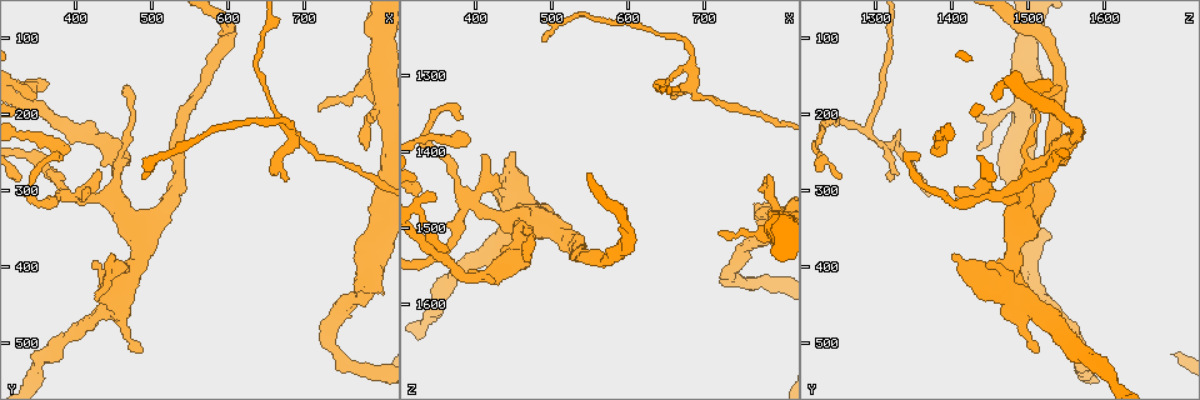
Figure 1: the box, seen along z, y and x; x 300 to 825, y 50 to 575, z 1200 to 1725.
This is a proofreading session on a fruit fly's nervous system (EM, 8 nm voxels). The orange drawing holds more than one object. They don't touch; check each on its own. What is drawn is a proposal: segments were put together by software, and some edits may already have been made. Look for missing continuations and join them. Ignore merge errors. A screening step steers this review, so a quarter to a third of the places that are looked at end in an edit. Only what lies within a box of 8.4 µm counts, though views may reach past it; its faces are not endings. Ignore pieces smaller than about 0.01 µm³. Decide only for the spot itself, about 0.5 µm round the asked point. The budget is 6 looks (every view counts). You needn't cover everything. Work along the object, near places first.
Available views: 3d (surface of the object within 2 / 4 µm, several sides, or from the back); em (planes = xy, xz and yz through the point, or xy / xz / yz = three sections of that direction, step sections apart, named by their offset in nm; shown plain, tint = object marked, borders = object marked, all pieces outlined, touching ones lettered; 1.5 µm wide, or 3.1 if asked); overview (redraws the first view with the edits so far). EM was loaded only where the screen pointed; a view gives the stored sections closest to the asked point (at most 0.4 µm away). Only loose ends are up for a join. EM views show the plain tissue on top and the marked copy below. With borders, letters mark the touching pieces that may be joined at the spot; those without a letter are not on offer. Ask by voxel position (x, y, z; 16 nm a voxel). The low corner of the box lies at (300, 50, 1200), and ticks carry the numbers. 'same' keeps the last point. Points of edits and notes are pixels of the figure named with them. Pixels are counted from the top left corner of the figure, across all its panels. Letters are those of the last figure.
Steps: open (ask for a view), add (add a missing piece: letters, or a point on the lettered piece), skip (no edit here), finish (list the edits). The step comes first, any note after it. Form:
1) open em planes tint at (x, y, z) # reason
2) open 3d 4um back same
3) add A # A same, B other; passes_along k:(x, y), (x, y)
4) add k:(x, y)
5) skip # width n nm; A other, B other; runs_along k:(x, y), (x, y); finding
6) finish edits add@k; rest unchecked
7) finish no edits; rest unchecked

open 3d 4um at (465, 165, 1540) # thin end

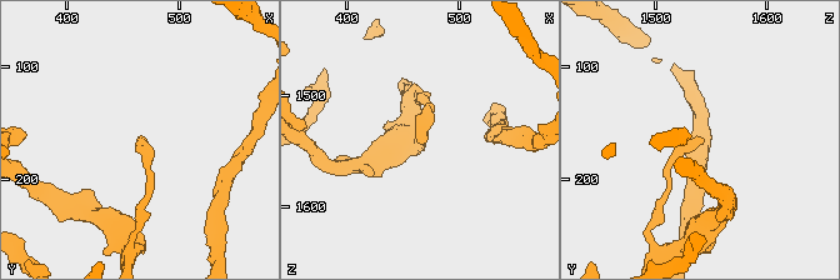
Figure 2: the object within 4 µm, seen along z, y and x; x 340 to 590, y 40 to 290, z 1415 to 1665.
open em yz step 8 tint at (468, 168, 1542)

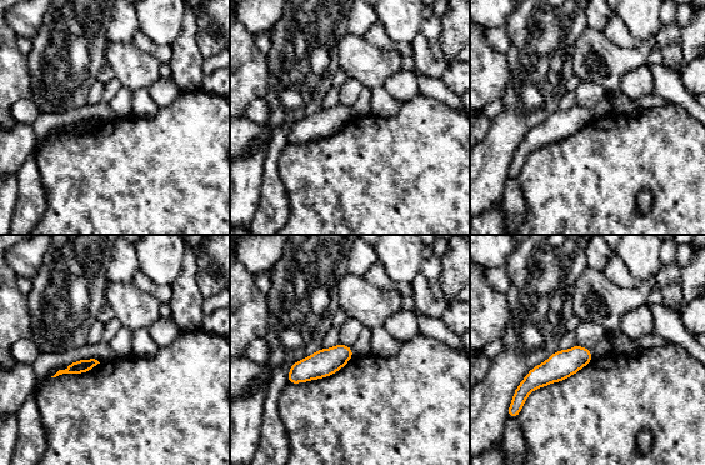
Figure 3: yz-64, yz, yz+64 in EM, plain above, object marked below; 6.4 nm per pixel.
open em planes borders same # another direction

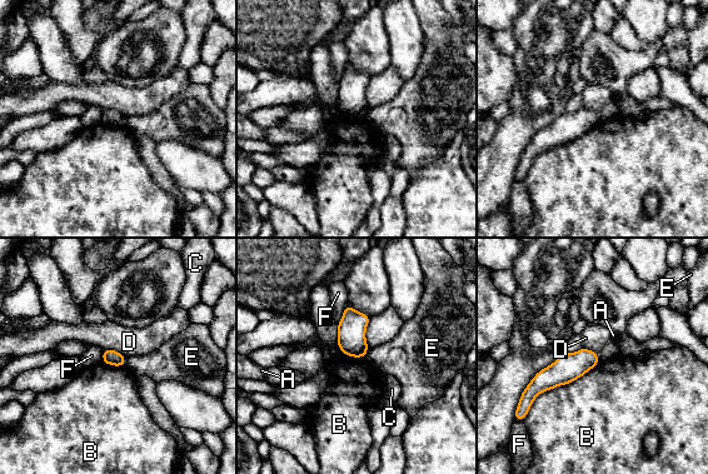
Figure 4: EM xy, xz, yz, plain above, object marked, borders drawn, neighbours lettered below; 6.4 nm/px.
skip # width 100 nm; A other, B other, C other, D other, E other, F other; runs_along 4:(594, 355), (544, 379), (528, 392); no lettered piece goes on from it

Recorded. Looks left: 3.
open 3d 2um at (485, 510, 1510) # an open end

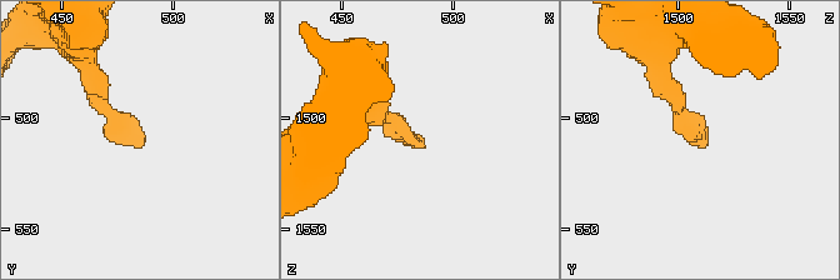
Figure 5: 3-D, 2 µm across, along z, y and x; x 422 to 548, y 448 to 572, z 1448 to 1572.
open em xy step 8 tint at (489, 511, 1513) # now the EM

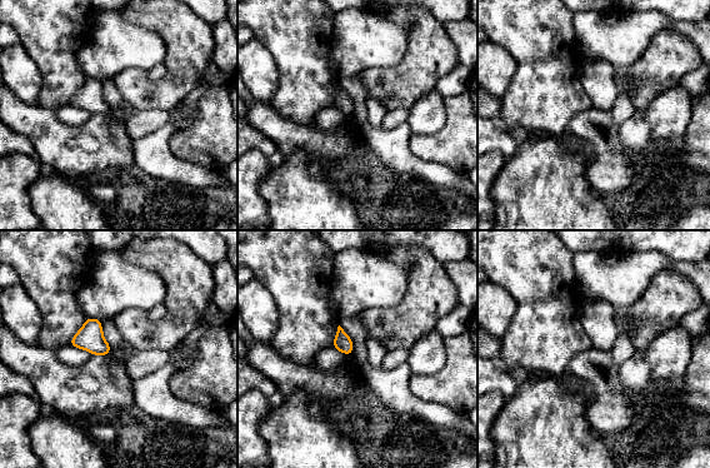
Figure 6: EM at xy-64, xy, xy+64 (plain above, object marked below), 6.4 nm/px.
open em planes borders same # cut it another way

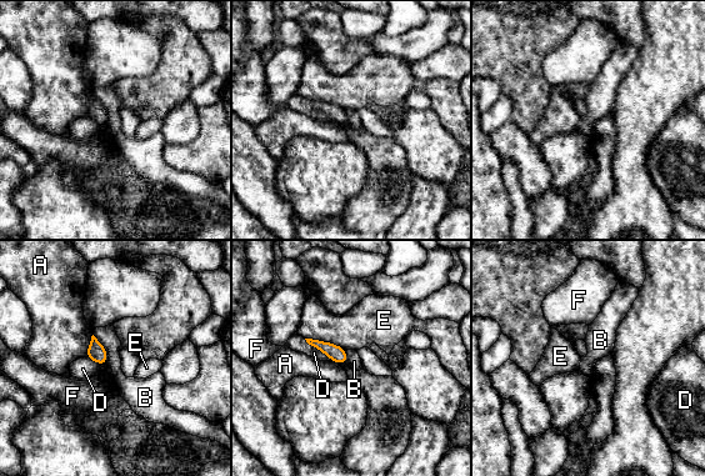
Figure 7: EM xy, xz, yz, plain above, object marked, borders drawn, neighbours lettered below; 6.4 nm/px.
skip # A other, B other, D other, E other, F other; border 7:(93, 335), (106, 352), (105, 364); no lettered piece goes on from it

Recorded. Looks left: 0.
finish no edits; rest unchecked

